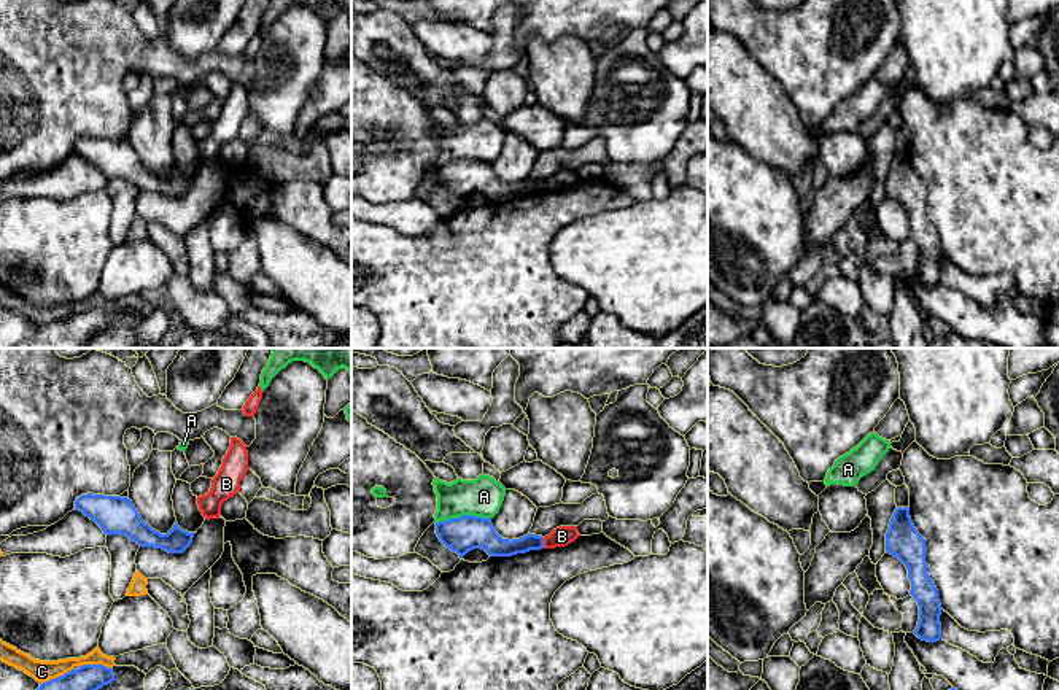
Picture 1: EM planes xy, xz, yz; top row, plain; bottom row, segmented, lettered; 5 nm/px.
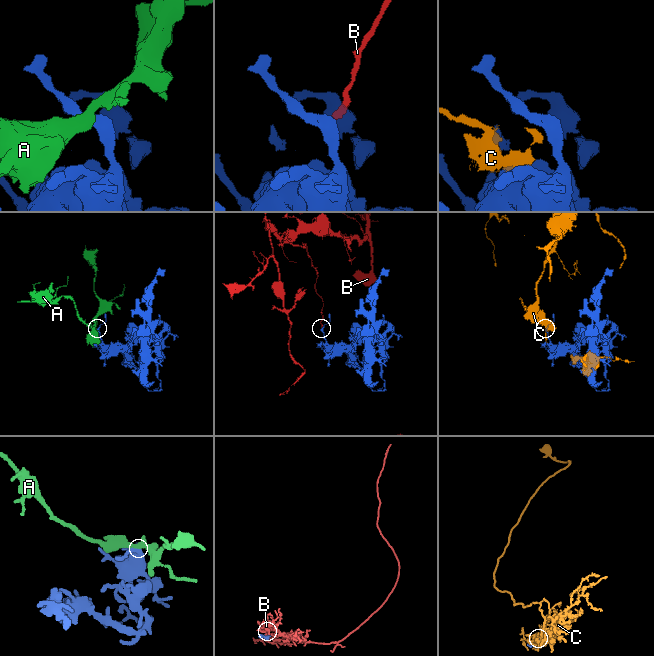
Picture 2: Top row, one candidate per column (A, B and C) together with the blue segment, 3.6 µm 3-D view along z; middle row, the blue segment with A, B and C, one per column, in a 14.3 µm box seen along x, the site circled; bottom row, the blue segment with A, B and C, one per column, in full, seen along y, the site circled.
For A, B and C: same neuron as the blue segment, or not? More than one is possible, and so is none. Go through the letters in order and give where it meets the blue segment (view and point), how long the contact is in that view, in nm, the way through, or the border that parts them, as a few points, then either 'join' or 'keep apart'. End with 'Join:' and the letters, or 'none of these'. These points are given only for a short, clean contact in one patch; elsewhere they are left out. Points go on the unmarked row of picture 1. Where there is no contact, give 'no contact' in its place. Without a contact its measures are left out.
A: contact xz (463, 159); length 280 nm; border xz (490, 161), (458, 159), (436, 167); keep apart
B: contact xz (543, 186); length 60 nm; border xz (543, 182), (544, 191); keep apart
C: contact xy (56, 321); length 190 nm; border xy (72, 312), (40, 328); keep apart
Join: none of these

